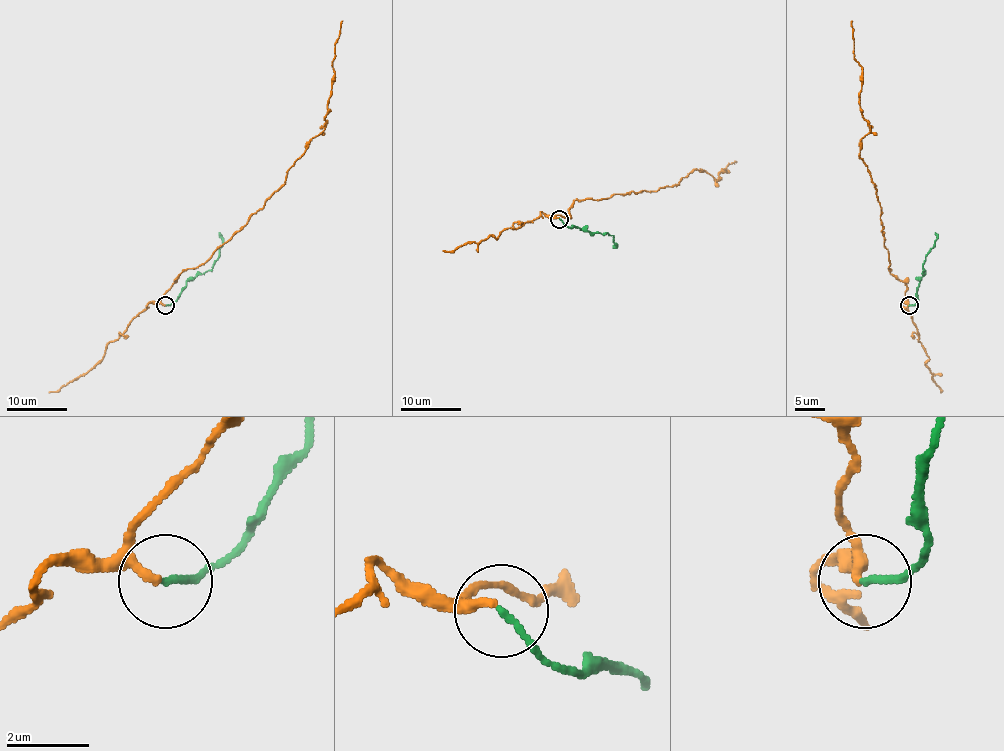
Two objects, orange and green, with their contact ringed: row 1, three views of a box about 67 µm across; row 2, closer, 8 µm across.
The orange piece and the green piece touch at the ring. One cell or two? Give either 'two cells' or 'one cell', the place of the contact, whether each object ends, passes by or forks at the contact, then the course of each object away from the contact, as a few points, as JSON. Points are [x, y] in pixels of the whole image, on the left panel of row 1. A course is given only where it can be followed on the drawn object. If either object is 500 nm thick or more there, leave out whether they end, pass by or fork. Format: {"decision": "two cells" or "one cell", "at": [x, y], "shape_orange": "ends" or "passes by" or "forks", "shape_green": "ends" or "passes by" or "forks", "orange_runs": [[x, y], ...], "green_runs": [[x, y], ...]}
{"decision": "one cell", "at": [165, 305], "shape_orange": "passes by", "shape_green": "ends", "orange_runs": [[164, 306], [161, 296], [172, 283], [202, 265], [262, 208], [324, 129], [342, 21]], "green_runs": [[166, 306], [176, 300], [190, 280], [212, 268], [221, 247], [218, 232]]}

